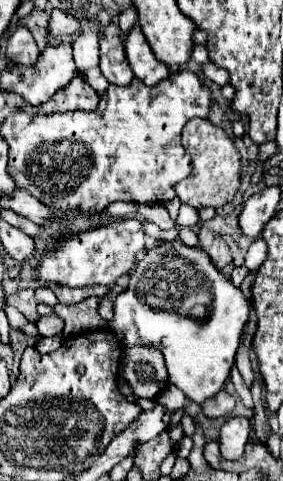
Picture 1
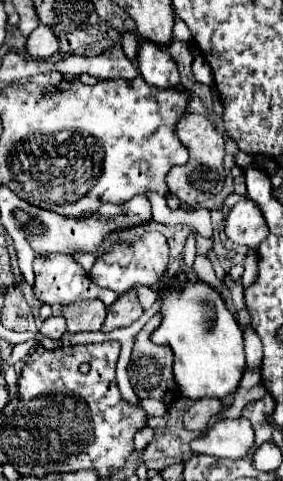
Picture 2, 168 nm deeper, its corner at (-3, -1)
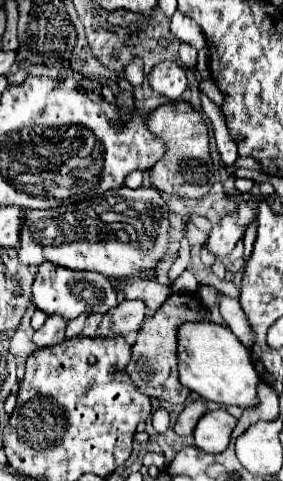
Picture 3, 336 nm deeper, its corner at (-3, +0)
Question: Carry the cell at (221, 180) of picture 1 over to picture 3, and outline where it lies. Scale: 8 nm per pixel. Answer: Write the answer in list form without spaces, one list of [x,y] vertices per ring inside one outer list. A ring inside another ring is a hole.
[[[171,101],[145,119],[145,127],[165,143],[165,155],[151,167],[151,183],[157,191],[165,191],[181,197],[203,197],[215,183],[215,167],[209,157],[209,133],[203,117],[187,101]]]

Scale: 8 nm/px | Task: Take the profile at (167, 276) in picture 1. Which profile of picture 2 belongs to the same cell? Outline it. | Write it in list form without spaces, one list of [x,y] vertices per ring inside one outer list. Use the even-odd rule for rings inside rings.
[[[165,272],[161,276],[159,294],[159,314],[163,316],[161,324],[151,332],[151,342],[169,346],[175,354],[175,382],[185,398],[199,400],[199,398],[225,398],[227,394],[235,392],[239,380],[245,372],[245,352],[243,352],[243,332],[237,324],[235,314],[227,308],[221,294],[213,290],[209,284],[201,282],[195,272]]]

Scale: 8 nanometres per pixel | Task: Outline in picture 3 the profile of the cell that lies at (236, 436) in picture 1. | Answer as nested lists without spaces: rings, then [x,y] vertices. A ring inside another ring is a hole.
[[[225,409],[205,413],[193,431],[195,445],[205,453],[223,453],[229,445],[235,423],[237,419],[229,415]]]

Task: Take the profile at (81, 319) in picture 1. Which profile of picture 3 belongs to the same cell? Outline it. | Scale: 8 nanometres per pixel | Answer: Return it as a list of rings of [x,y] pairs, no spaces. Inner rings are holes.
[[[81,315],[79,319],[71,319],[71,321],[67,321],[67,331],[65,331],[65,337],[67,337],[67,339],[71,339],[71,337],[79,335],[79,333],[83,331],[83,323],[85,323],[85,319],[87,319],[87,315]]]

